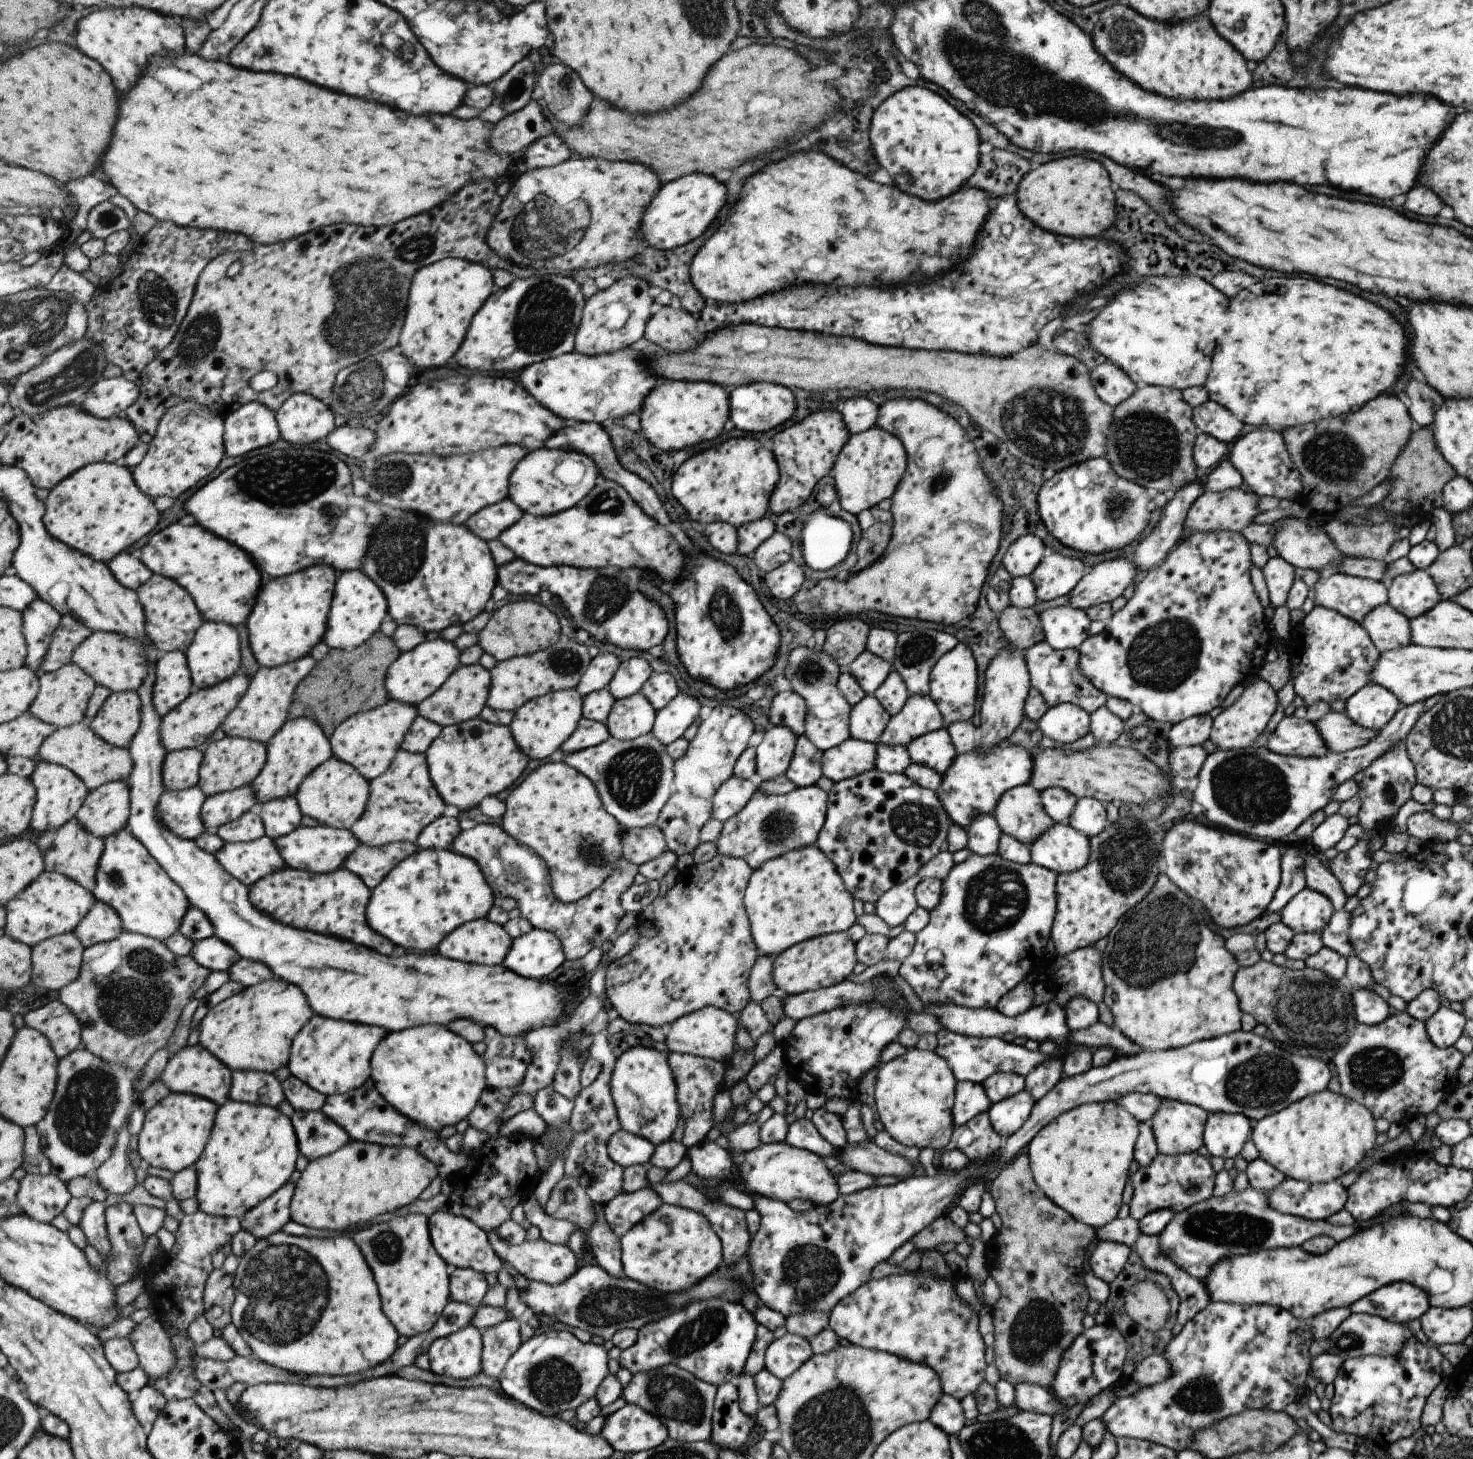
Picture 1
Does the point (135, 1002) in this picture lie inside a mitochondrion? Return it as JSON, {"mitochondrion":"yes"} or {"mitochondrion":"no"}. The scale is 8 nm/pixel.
{"mitochondrion":"yes"}

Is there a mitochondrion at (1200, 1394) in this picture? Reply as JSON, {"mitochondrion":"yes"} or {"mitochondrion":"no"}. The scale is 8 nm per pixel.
{"mitochondrion":"yes"}

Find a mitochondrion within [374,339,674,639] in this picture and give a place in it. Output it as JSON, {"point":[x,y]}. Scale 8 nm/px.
{"point":[606,595]}

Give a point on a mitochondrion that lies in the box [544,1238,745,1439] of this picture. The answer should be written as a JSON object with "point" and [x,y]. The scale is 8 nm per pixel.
{"point":[669,1393]}

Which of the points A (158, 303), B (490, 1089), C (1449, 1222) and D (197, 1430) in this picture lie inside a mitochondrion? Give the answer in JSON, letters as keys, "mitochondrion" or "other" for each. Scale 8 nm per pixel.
{"A":"mitochondrion","B":"other","C":"other","D":"other"}

